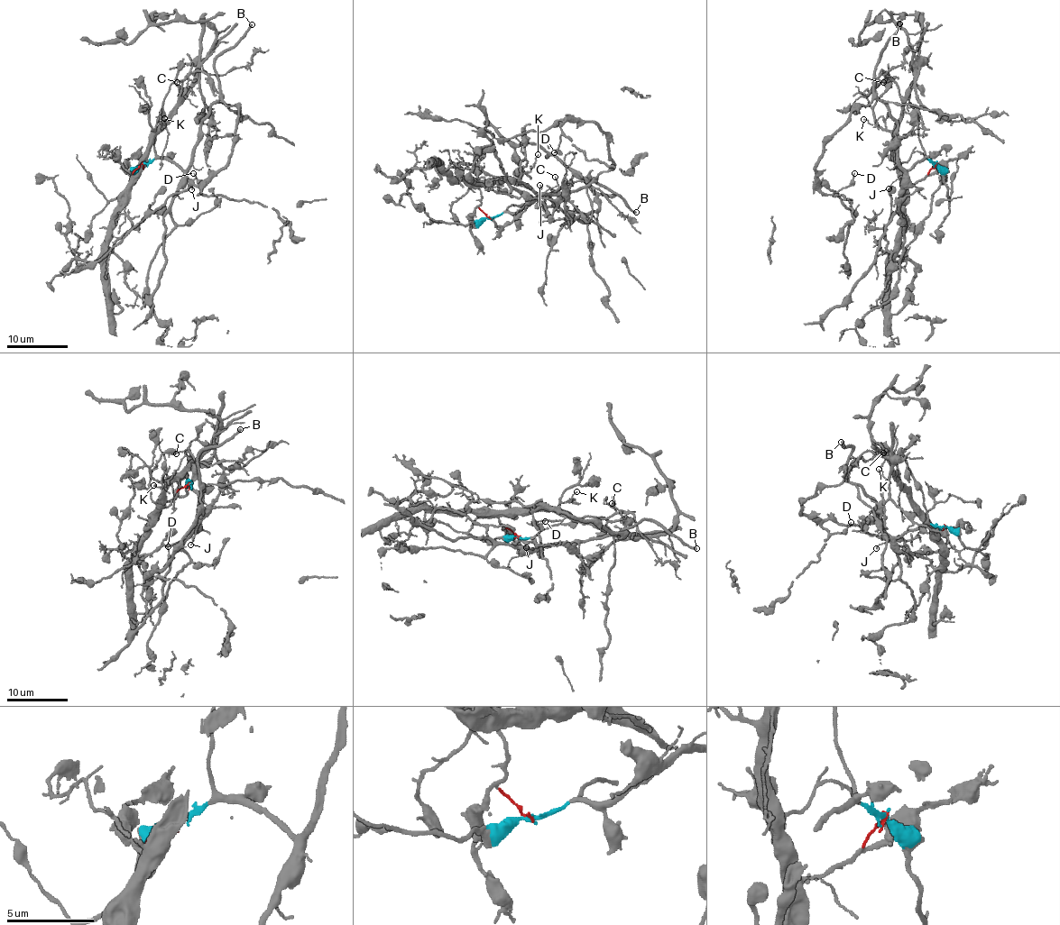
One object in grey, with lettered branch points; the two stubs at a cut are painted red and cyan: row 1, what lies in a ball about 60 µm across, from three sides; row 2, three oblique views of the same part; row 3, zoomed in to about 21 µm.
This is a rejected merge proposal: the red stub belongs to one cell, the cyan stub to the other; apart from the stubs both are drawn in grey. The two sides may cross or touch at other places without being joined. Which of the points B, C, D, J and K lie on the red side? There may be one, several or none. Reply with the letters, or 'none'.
C, K

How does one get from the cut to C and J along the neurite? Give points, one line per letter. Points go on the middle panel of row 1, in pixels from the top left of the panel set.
C: (489, 218), (479, 206), (481, 186), (518, 180), (536, 193), (549, 194), (558, 186), (555, 176)
J: (489, 218), (505, 212), (520, 212), (529, 206), (541, 188), (539, 184)

